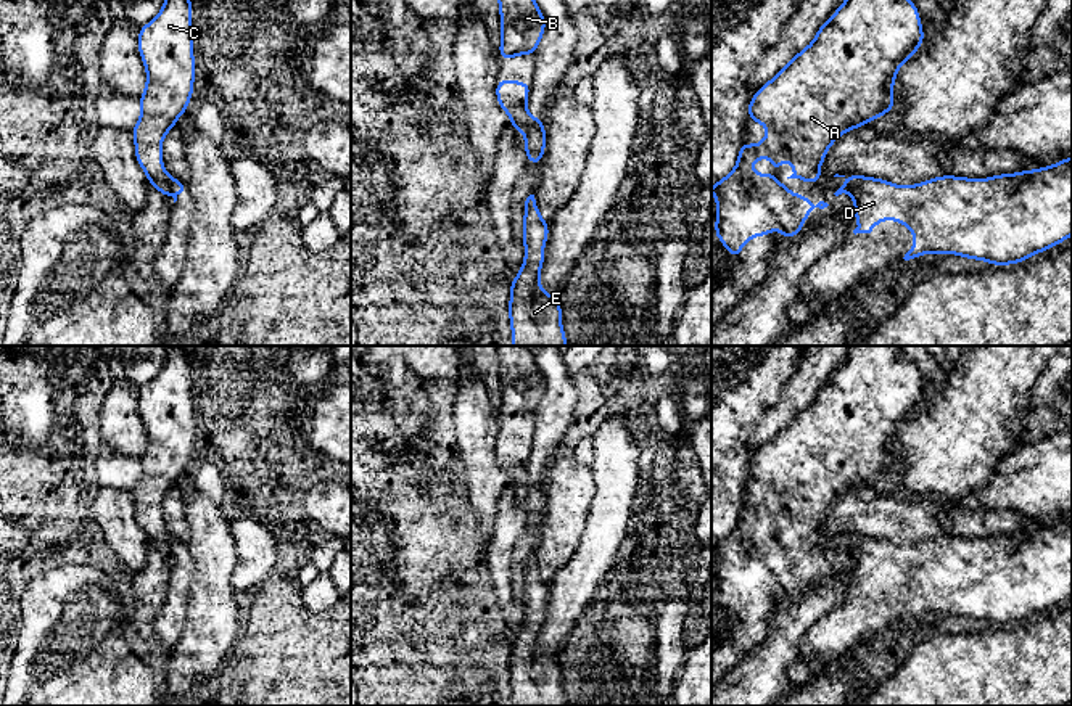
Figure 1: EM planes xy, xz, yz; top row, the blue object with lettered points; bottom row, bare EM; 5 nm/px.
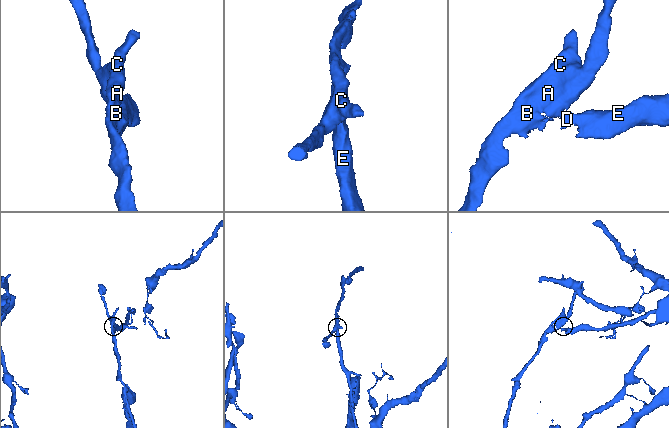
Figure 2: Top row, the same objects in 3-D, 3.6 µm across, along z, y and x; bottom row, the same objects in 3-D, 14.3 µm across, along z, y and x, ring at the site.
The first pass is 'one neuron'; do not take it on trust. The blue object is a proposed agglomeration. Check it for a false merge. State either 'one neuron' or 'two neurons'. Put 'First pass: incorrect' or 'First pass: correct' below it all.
two neurons
First pass: incorrect

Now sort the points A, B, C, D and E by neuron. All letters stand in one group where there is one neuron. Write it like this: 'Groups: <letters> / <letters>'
Groups: A B C / D E

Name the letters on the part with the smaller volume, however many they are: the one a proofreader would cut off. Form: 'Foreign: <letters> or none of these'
Foreign: A, B, C

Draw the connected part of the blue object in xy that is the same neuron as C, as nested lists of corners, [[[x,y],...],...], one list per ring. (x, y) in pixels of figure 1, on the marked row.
[[[164,0],[158,16],[137,34],[146,85],[138,100],[142,114],[132,129],[135,159],[163,196],[171,191],[161,143],[187,113],[193,95],[192,11],[192,0]]]

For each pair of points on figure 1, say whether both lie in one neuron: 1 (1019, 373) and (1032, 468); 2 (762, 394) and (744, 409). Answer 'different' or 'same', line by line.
1: different
2: same

